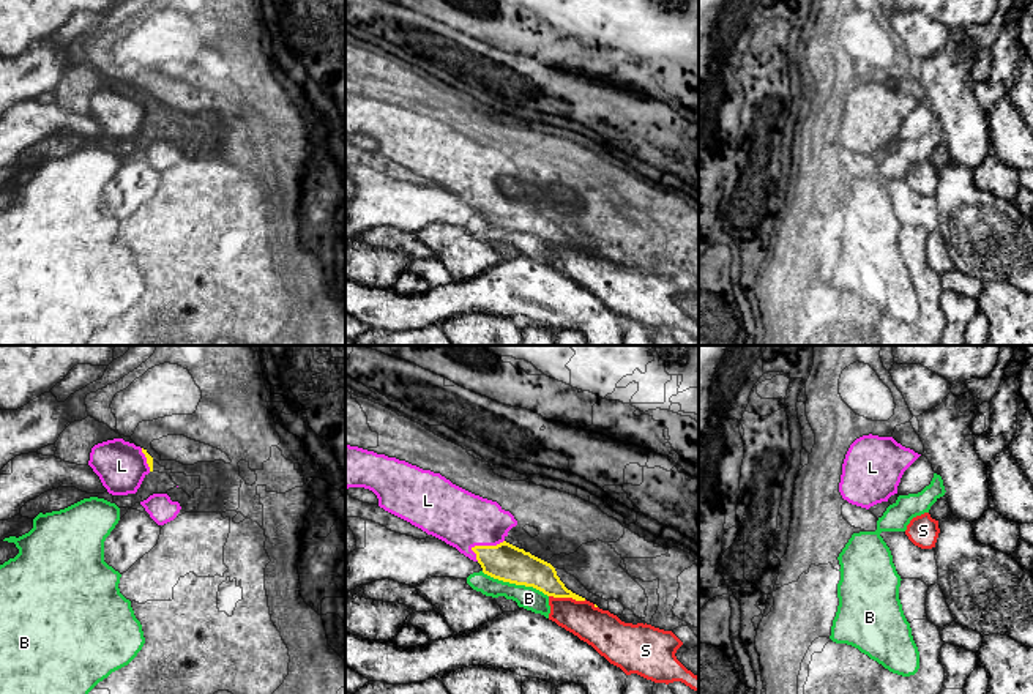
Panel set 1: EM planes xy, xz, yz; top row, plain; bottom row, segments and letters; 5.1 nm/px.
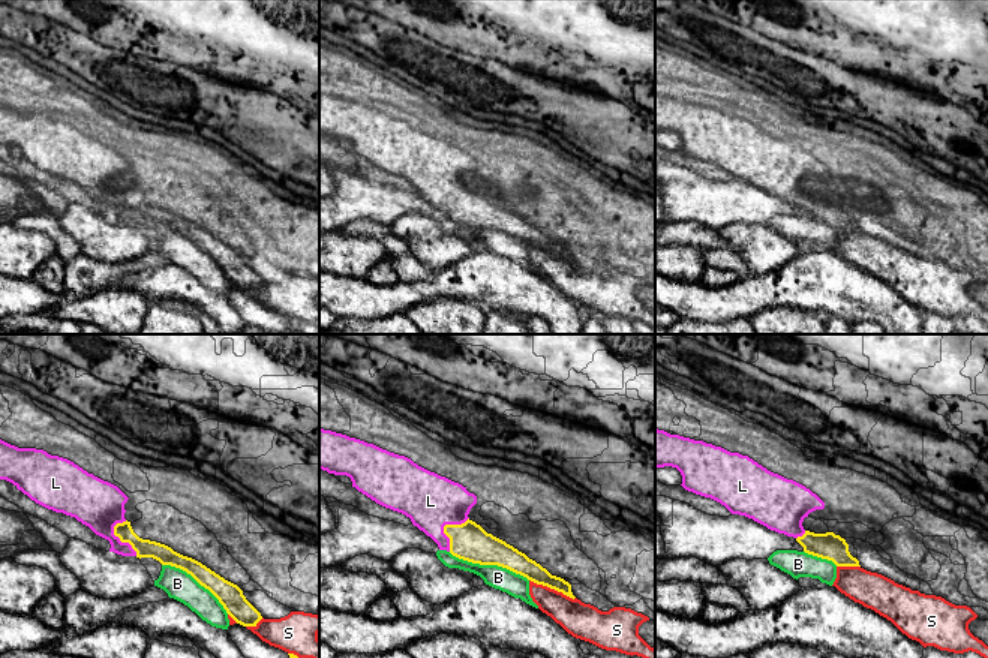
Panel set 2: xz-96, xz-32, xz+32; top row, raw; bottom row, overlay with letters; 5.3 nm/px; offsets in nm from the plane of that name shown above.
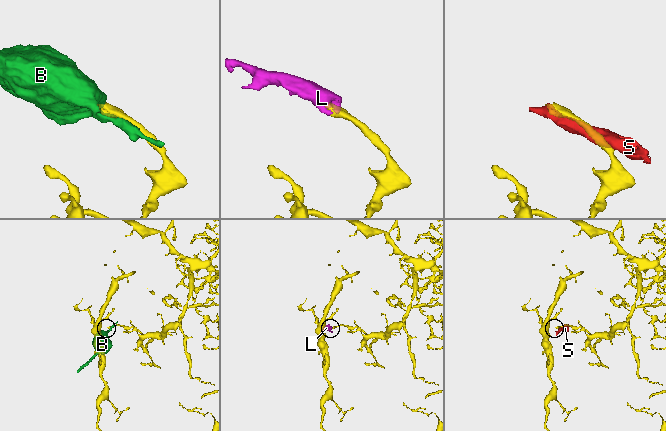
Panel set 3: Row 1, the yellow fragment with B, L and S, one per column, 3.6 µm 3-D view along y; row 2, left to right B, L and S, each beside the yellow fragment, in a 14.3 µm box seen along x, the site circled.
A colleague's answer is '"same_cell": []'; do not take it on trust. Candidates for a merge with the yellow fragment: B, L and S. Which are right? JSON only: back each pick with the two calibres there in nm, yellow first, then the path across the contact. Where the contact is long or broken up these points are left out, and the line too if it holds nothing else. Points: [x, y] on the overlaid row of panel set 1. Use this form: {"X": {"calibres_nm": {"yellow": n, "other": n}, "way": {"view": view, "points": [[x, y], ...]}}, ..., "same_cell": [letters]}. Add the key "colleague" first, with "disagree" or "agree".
{"colleague": "disagree", "L": {"calibres_nm": {"yellow": 190, "other": 280}, "way": {"view": "xz", "points": [[505, 562], [486, 546], [450, 513]]}}, "same_cell": ["L"]}

